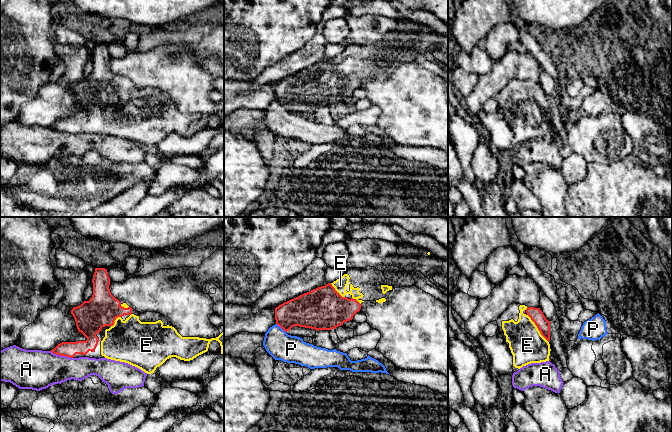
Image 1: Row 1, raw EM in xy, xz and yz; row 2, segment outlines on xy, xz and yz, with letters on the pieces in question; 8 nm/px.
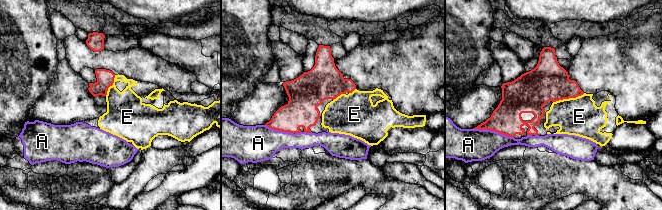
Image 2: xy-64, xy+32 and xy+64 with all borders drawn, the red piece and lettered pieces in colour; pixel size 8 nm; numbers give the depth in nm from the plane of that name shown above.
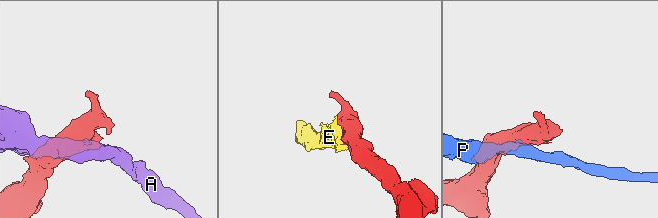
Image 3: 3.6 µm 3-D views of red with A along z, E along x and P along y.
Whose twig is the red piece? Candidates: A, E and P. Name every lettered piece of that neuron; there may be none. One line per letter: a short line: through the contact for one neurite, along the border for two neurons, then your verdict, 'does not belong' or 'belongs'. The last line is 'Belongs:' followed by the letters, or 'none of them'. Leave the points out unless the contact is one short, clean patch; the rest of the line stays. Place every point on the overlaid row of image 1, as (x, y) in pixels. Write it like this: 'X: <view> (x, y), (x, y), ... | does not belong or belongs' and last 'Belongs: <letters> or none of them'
A: does not belong
E: belongs
P: xz (276, 323), (285, 332) | does not belong
Belongs: E

